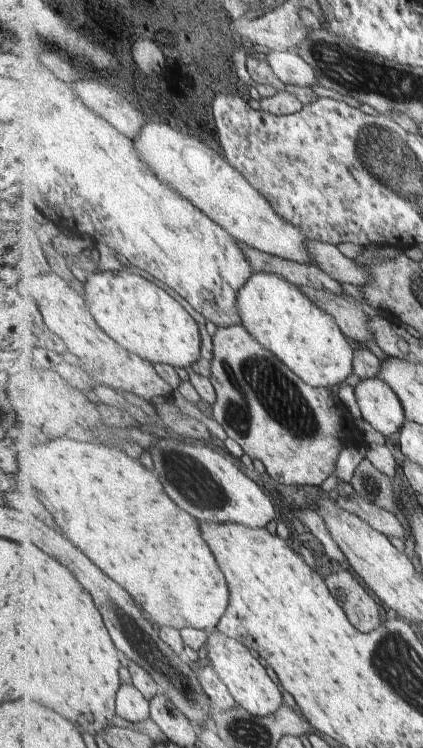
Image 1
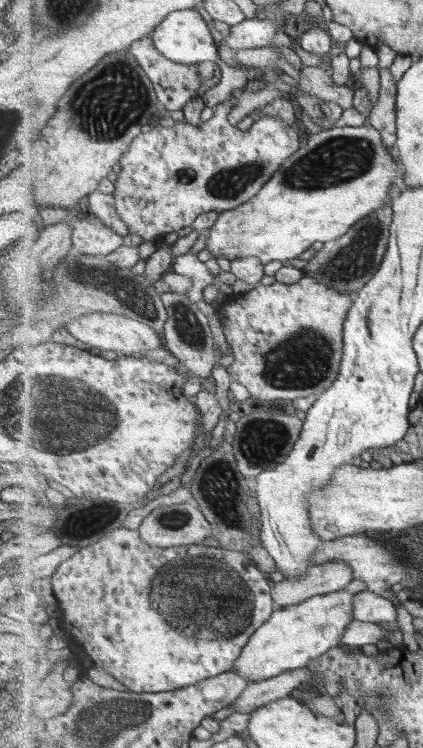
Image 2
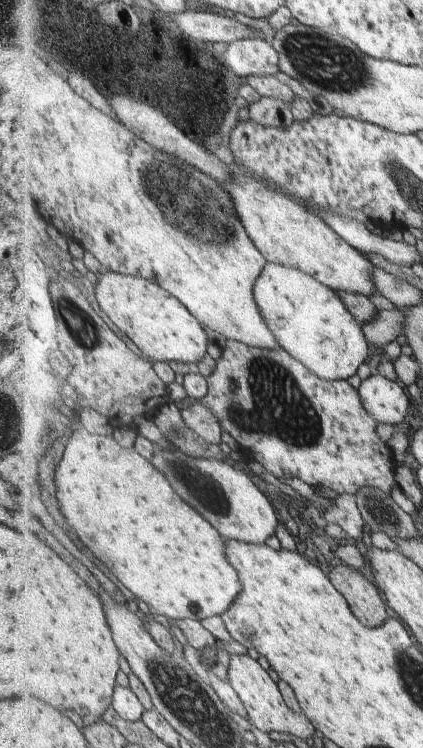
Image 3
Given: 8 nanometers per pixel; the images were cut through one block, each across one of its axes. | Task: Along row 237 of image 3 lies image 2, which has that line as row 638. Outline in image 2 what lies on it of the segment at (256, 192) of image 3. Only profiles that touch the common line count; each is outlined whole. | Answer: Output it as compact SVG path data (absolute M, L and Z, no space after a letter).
M341 590L312 596L296 605L277 607L271 618L253 633L232 670L255 682L307 666L309 661L341 645L349 623L353 623L355 619L353 607L356 606L356 596L357 594Z

